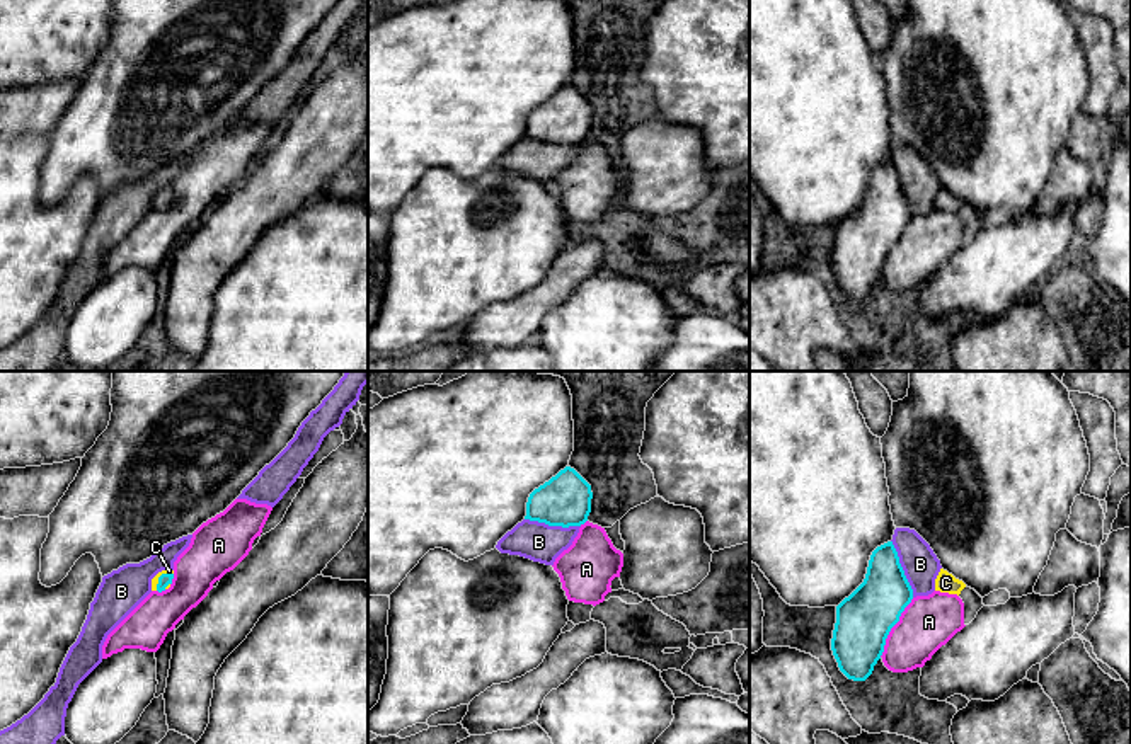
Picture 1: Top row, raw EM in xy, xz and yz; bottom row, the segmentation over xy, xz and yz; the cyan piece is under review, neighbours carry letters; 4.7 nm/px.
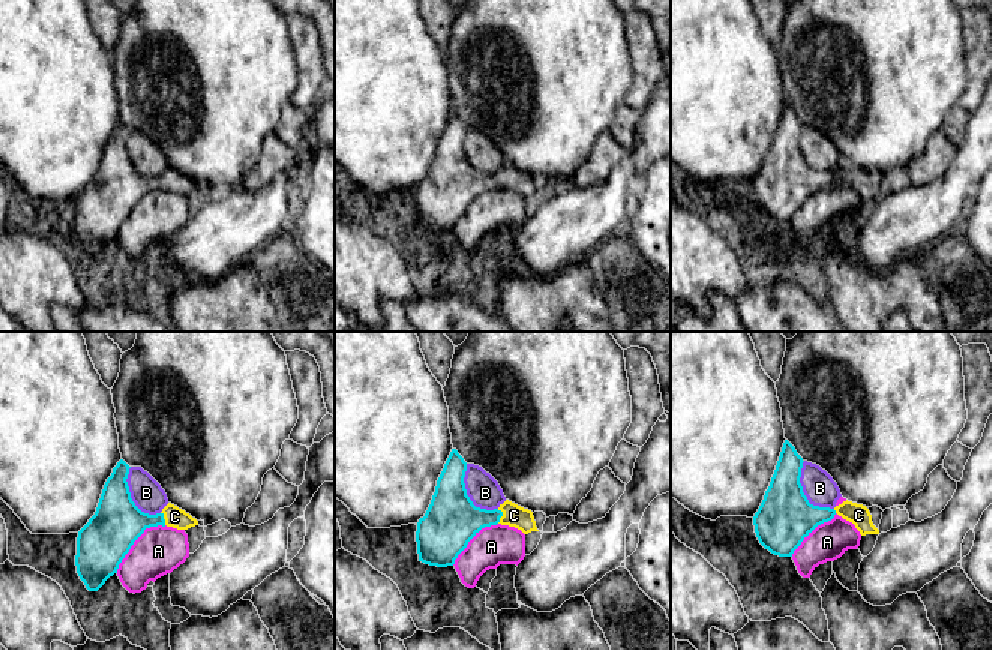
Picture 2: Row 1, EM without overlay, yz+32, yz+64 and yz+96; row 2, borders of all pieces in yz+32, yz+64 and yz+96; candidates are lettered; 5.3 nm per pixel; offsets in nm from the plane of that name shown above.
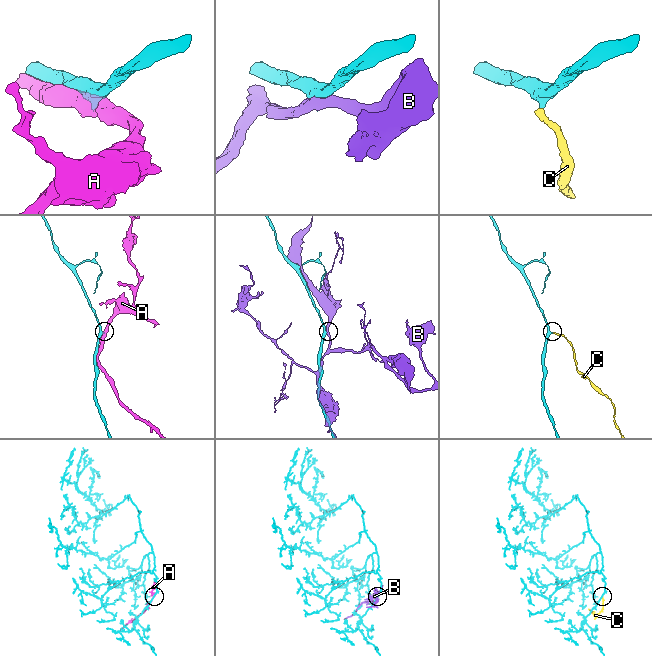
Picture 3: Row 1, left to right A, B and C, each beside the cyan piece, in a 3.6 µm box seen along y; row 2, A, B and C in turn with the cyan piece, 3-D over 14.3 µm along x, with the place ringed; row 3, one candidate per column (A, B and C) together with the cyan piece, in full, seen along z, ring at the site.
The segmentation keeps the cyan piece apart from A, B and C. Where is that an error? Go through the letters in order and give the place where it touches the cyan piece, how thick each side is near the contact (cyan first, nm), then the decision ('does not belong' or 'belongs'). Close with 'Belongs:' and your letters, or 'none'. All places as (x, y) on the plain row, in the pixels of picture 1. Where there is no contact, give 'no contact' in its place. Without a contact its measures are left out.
A: meets cyan in yz at (893, 244); 260 nm thick on the cyan side, 260 nm on the other; does not belong
B: meets cyan in yz at (901, 188); 240 nm thick on the cyan side, 170 nm on the other; does not belong
C: meets cyan in xy at (159, 196); 60 nm thick on the cyan side, 30 nm on the other; belongs
Belongs: C

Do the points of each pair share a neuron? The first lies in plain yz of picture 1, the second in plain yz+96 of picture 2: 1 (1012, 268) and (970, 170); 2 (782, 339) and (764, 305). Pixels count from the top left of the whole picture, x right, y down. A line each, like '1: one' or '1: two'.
1: one
2: two

